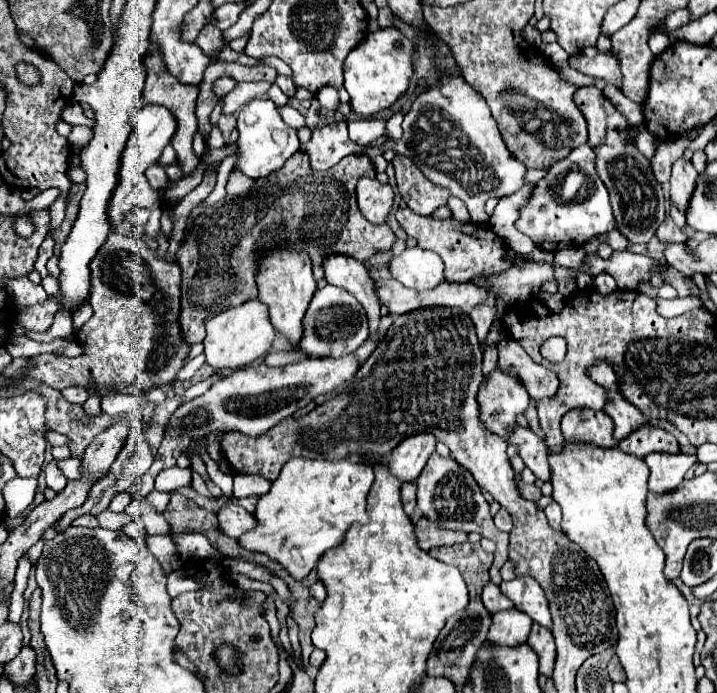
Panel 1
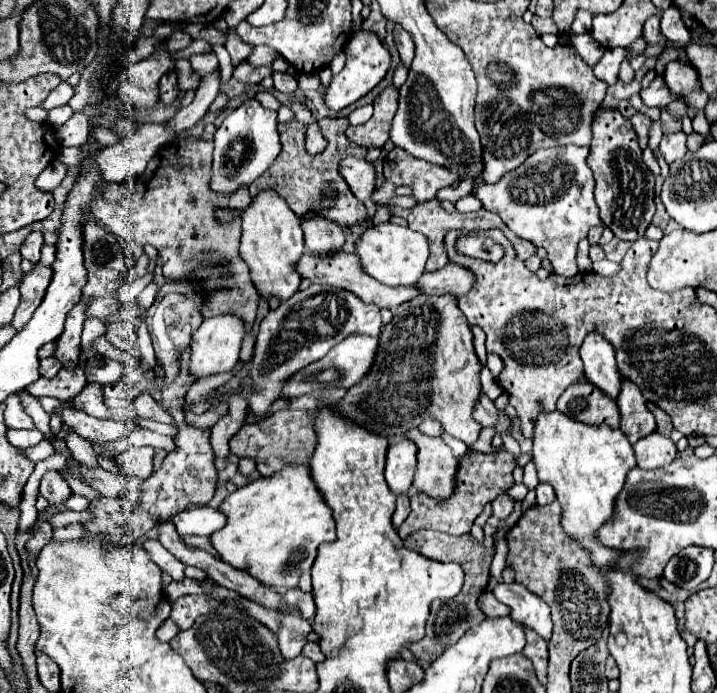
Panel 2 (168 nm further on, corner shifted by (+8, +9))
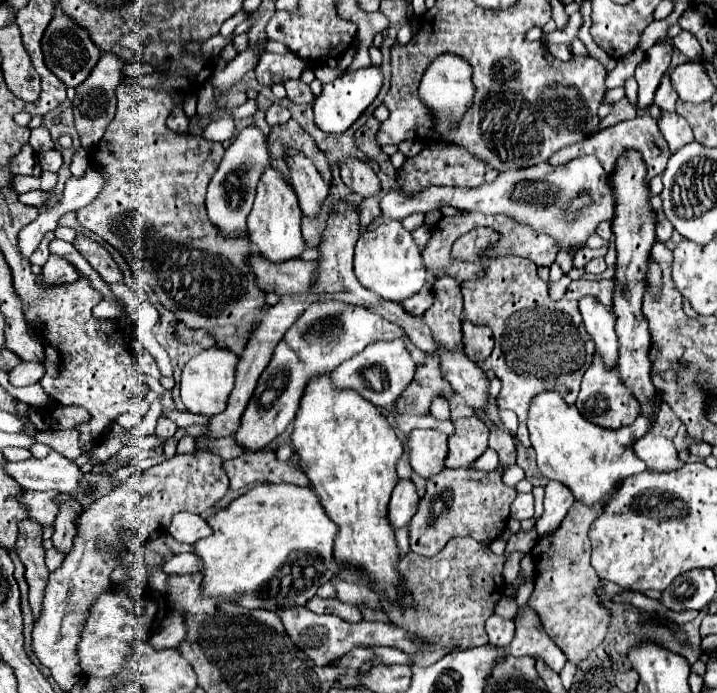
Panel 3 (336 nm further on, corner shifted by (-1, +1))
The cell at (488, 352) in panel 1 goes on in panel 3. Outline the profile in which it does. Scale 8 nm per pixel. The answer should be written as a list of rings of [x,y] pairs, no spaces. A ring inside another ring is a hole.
[[[474,414],[470,418],[460,418],[454,422],[456,434],[450,436],[448,448],[450,456],[446,460],[446,468],[460,468],[472,464],[476,458],[484,454],[488,448],[488,434],[490,430],[486,424]]]

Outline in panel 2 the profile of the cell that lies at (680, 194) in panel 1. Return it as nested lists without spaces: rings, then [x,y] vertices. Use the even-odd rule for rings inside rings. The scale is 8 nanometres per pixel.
[[[673,132],[673,134],[665,134],[663,140],[661,140],[661,152],[665,156],[667,162],[673,162],[673,160],[679,160],[681,156],[685,156],[687,152],[687,136],[683,132]]]

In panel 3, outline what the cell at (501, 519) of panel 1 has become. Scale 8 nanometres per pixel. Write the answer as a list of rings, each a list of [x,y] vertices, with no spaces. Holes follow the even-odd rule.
[[[518,494],[510,506],[510,516],[518,522],[534,516],[534,496],[532,494]]]

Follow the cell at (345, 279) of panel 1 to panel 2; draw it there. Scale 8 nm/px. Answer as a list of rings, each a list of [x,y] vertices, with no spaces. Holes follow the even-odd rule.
[[[305,216],[301,228],[305,232],[305,250],[309,252],[329,252],[345,242],[341,226],[323,216]]]

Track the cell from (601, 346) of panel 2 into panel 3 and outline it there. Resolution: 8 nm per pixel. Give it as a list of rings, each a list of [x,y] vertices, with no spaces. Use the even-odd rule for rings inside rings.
[[[592,296],[580,300],[580,312],[588,334],[596,342],[596,352],[602,356],[606,370],[614,370],[618,366],[618,340],[614,332],[616,318]]]

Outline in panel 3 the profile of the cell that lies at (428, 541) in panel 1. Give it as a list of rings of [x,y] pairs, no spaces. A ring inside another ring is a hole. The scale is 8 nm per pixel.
[[[502,428],[490,432],[490,448],[500,456],[500,466],[492,472],[476,468],[446,468],[428,480],[426,496],[420,500],[420,510],[410,520],[410,550],[422,556],[438,554],[454,536],[470,536],[482,544],[490,544],[506,528],[510,504],[518,494],[516,488],[504,484],[502,474],[516,464],[516,446],[510,434]]]

